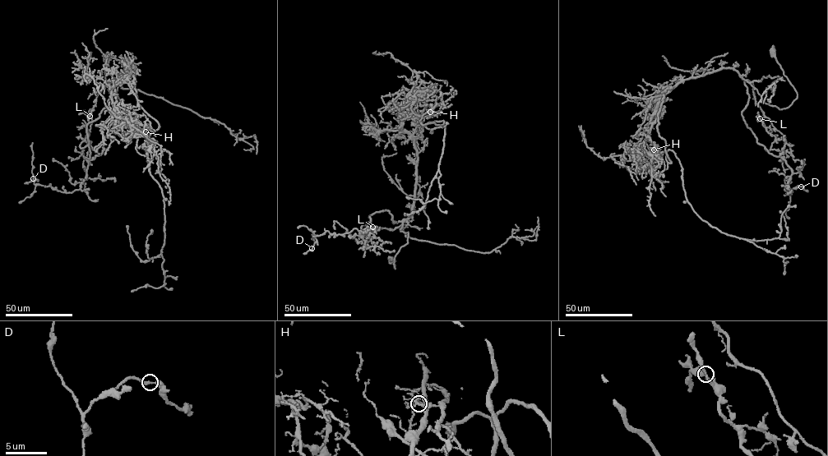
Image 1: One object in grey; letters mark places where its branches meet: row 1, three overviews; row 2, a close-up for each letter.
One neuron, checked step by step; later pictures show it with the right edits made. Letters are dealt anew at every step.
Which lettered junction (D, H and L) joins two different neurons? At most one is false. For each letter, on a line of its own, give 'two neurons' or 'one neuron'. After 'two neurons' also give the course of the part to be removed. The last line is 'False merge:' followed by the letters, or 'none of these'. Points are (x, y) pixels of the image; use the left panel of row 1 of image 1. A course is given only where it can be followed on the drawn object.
D: one neuron
H: two neurons; foreign part runs (145, 131), (147, 156), (135, 148), (141, 135), (164, 197), (159, 255), (142, 260), (127, 225)
L: one neuron
False merge: H

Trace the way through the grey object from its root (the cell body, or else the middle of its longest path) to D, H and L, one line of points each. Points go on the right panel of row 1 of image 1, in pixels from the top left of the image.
D: (773, 51), (797, 98), (770, 105), (737, 71), (749, 96), (742, 115), (790, 168), (786, 194), (801, 186)
H: (773, 51), (797, 93), (789, 106), (765, 103), (733, 68), (684, 79), (659, 102), (648, 135), (654, 149)
L: (773, 51), (797, 93), (788, 107), (765, 103), (737, 71), (742, 117), (768, 151), (775, 137), (760, 118)

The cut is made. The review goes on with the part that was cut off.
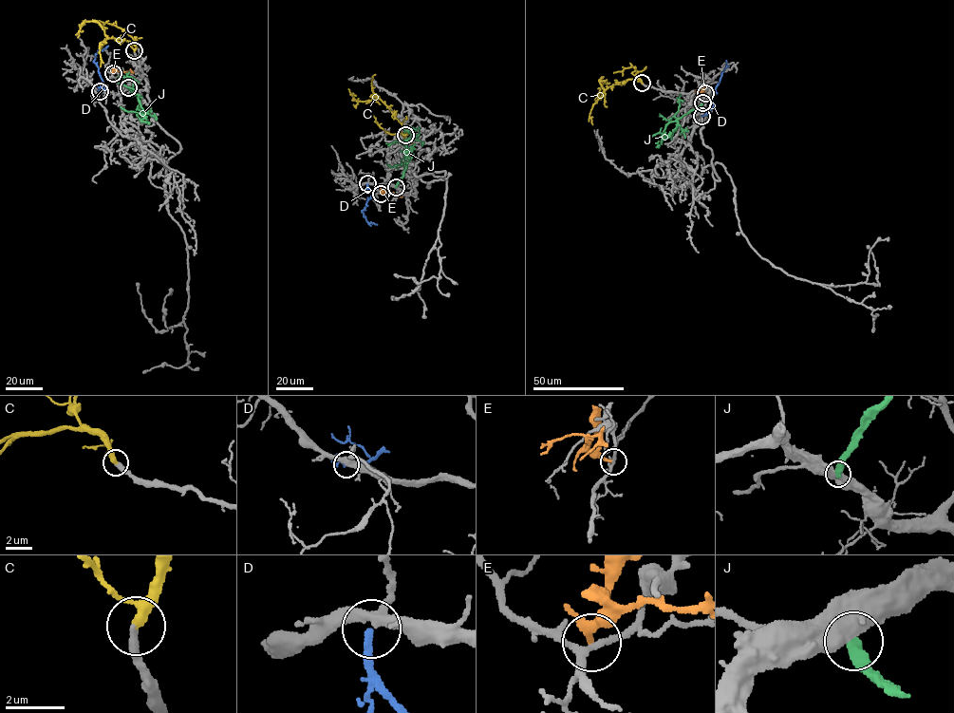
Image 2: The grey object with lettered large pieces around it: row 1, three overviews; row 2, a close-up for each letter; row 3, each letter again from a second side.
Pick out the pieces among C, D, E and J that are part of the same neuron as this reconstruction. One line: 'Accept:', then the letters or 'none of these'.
Accept: C, D

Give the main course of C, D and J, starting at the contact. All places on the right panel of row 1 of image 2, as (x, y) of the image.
C: (642, 83), (635, 78), (604, 89), (601, 78), (602, 87), (594, 100)
D: (701, 116), (711, 107), (715, 87), (726, 66), (726, 61)
J: (702, 103), (667, 123), (663, 136), (666, 139), (670, 136)

